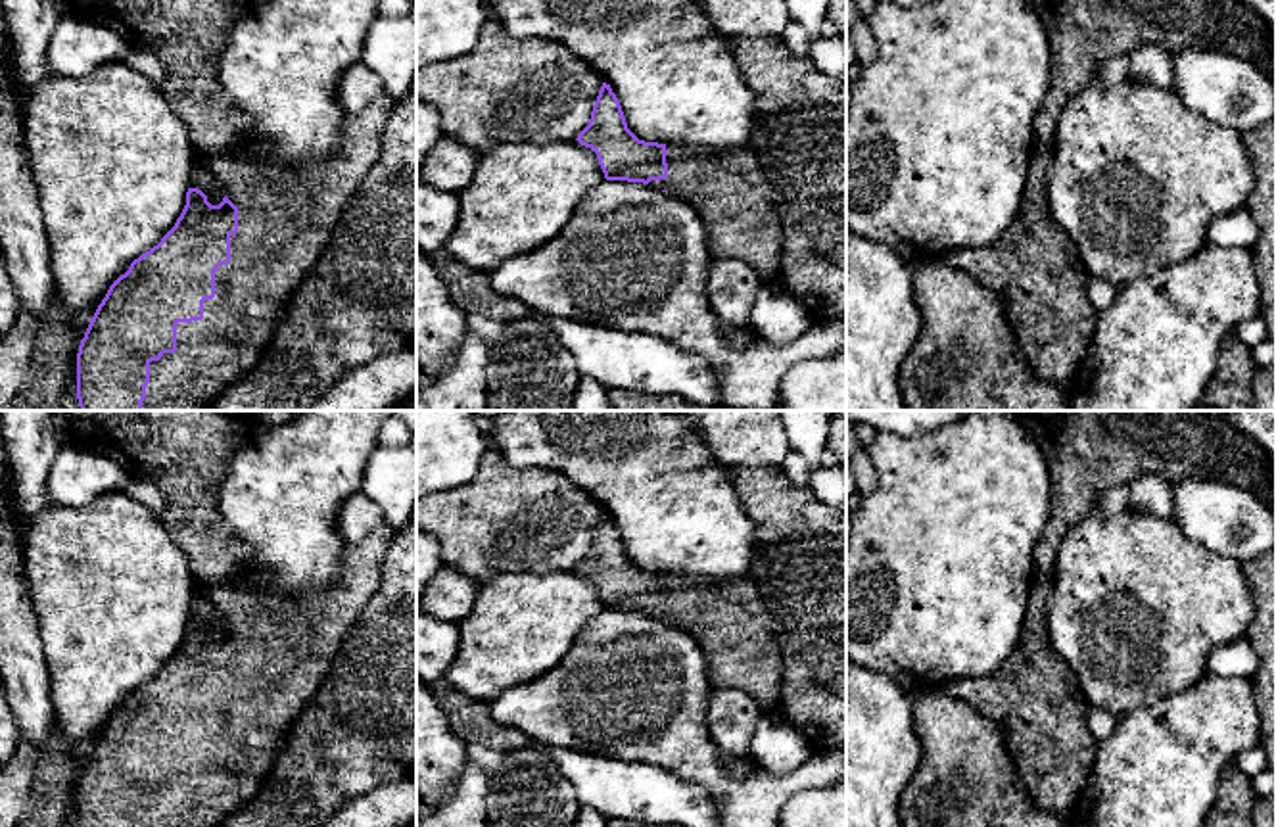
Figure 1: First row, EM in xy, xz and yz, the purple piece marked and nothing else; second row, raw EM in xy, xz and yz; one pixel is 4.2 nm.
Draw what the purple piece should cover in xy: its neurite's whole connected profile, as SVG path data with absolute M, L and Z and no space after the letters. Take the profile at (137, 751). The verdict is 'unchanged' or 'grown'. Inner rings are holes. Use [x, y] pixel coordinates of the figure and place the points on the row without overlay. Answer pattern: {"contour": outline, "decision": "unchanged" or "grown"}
{"contour": "M388 522L374 528L359 545L349 547L343 555L343 572L330 589L320 591L280 591L272 579L261 574L244 574L234 581L203 585L200 597L211 603L223 618L224 627L219 635L211 635L207 626L198 618L188 618L186 635L175 656L161 668L157 675L134 689L125 704L121 704L107 720L98 735L77 783L77 827L217 827L230 812L251 800L261 783L269 777L297 716L313 700L322 685L349 627L357 622L382 579L382 562L395 535L395 528Z", "decision": "grown"}

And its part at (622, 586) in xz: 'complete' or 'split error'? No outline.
split error

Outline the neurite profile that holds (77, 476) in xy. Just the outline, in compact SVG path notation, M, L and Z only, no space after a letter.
M63 443L48 474L50 507L77 508L98 495L123 489L129 474L113 459Z

